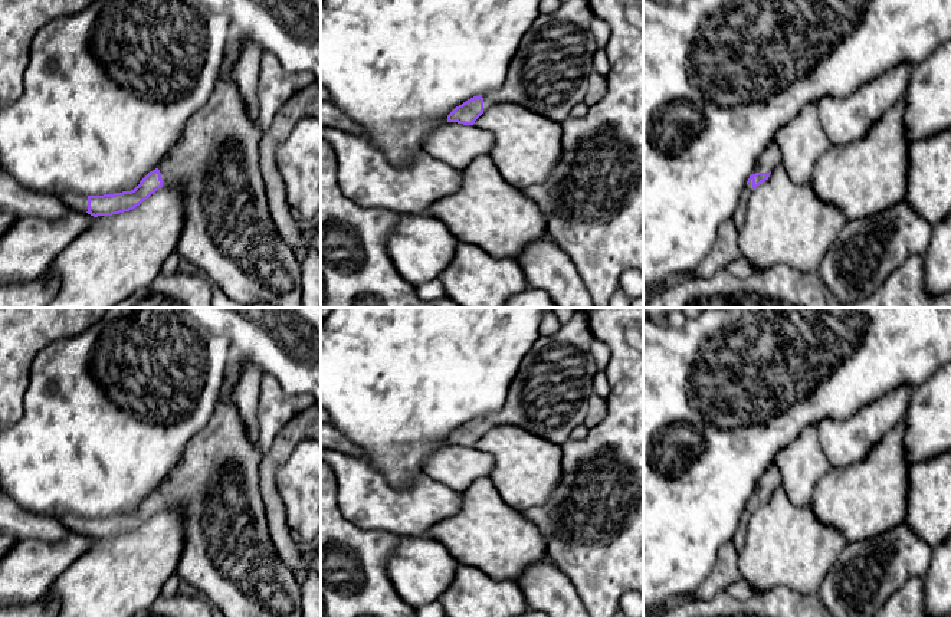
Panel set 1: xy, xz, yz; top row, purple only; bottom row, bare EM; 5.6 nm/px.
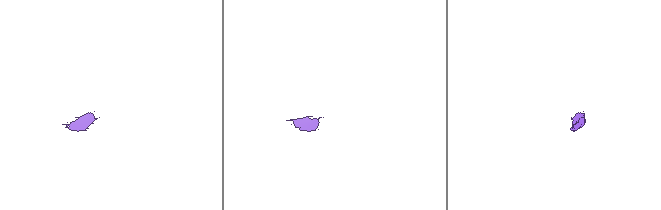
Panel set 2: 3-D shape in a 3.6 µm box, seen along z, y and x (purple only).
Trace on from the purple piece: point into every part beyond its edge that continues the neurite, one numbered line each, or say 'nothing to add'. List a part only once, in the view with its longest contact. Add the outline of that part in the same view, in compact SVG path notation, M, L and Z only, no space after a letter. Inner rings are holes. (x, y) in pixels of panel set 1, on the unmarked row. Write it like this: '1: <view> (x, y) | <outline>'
1: xy (76, 524) | M65 515L58 519L75 534L82 534L82 535L88 534L88 518L76 515Z
2: xy (228, 554) | M224 398L204 427L187 442L180 462L158 486L163 509L174 509L183 518L184 545L176 574L201 591L224 617L302 617L302 587L278 557L268 528L259 489L263 454L249 440L233 398Z

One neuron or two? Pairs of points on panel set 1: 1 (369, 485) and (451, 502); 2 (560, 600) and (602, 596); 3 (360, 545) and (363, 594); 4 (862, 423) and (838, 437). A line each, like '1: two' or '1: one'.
1: one
2: two
3: one
4: one

